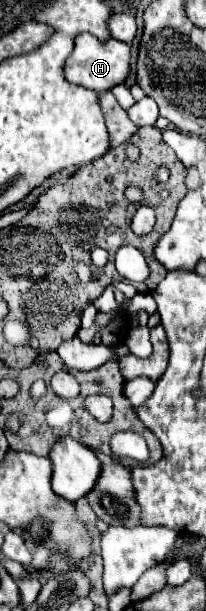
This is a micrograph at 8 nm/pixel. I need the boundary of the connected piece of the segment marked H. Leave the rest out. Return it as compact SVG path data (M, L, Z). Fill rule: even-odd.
M82 34L78 36L78 44L66 60L66 78L72 80L72 84L82 84L98 94L112 90L118 84L124 84L130 74L130 46L122 44L120 40L108 40L106 44L98 44L94 36Z

